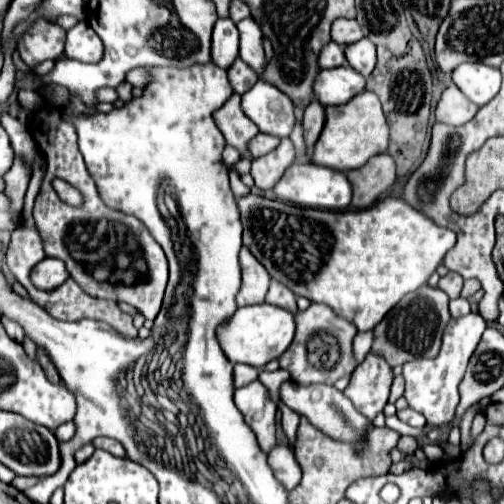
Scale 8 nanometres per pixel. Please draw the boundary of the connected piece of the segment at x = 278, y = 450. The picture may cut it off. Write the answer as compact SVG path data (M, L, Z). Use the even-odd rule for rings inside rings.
M277 443L277 447L269 451L269 465L285 489L291 491L301 483L301 467L295 459L295 451L287 443Z

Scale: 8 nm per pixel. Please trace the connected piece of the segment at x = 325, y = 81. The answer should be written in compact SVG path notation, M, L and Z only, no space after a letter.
M341 65L339 69L319 71L313 95L323 105L341 105L365 89L365 77L359 75L353 67Z

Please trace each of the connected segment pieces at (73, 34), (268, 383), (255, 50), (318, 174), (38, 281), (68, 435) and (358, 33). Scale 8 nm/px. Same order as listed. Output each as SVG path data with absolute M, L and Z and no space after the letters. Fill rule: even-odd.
M77 23L67 31L65 57L79 59L85 63L95 63L103 57L103 43L95 35L95 31L91 31L89 25Z
M277 369L277 371L261 371L261 373L259 373L259 381L269 389L269 393L271 393L271 397L273 397L275 403L279 403L279 401L277 401L279 385L281 385L283 381L287 381L287 379L289 379L289 373L283 371L283 369Z
M247 17L243 21L237 23L239 35L241 35L241 43L239 43L239 57L249 63L257 73L263 71L265 67L265 55L263 55L263 45L261 45L261 29L259 25Z
M293 163L291 167L287 167L287 171L279 179L279 183L273 187L273 191L275 191L277 199L287 201L287 203L295 203L295 205L303 205L303 207L335 209L335 211L347 209L351 205L351 195L353 195L351 183L345 173L315 165L315 163Z
M47 257L39 261L31 271L31 281L39 289L55 289L61 287L69 279L65 263L61 259Z
M71 421L71 423L59 425L59 427L55 429L55 437L57 437L59 441L71 441L71 439L75 437L75 423Z
M337 19L331 27L331 39L335 43L339 43L341 47L355 43L359 39L363 39L363 29L359 27L359 23L355 19Z

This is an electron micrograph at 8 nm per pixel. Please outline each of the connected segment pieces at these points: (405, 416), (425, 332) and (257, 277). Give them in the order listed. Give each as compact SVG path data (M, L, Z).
M413 409L397 411L397 417L399 417L403 423L409 423L411 427L423 427L423 425L425 425L425 417L419 415L419 413L413 411Z
M429 285L419 291L403 297L385 317L377 323L377 331L373 329L373 347L371 351L383 357L391 367L413 361L415 357L431 357L431 341L441 341L443 329L449 315L449 297L441 289L433 289Z
M247 247L241 249L239 261L241 261L241 271L243 271L243 283L237 295L237 307L263 303L271 277L267 275L265 267L251 255L251 251L247 251Z

